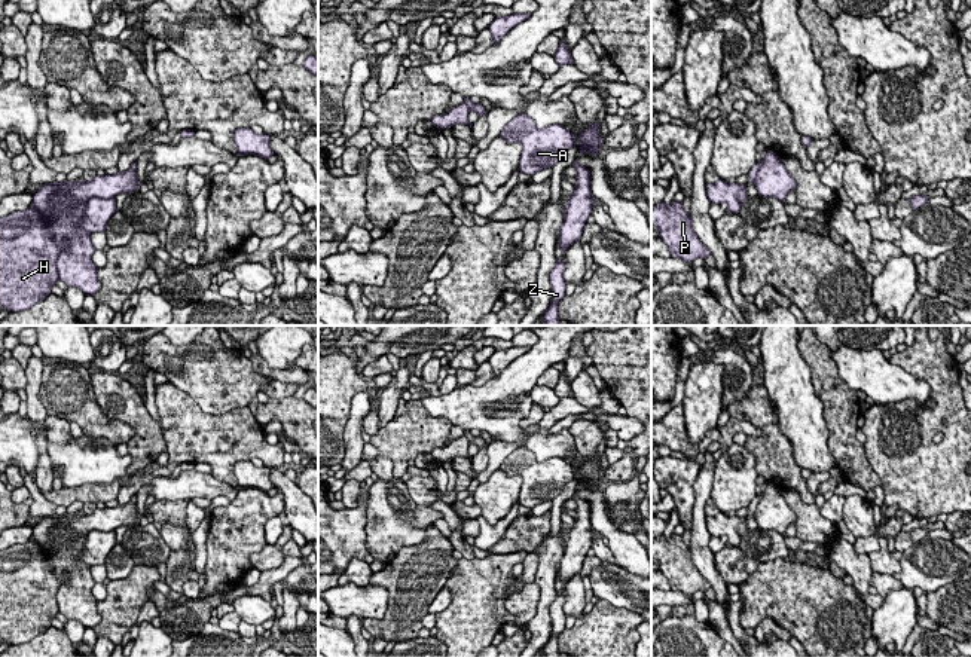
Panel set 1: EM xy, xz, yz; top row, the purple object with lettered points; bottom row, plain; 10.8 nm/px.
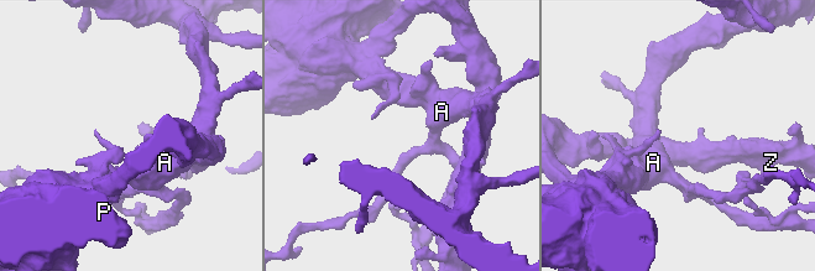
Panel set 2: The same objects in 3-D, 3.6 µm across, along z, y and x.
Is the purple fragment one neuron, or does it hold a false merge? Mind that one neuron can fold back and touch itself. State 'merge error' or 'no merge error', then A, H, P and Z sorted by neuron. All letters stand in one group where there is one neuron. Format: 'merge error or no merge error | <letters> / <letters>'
merge error | A P / H Z

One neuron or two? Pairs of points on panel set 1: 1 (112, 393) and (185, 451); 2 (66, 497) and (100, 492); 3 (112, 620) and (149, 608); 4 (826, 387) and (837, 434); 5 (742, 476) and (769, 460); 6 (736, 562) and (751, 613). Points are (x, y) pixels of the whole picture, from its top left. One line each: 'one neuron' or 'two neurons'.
1: two neurons
2: one neuron
3: two neurons
4: one neuron
5: two neurons
6: two neurons

